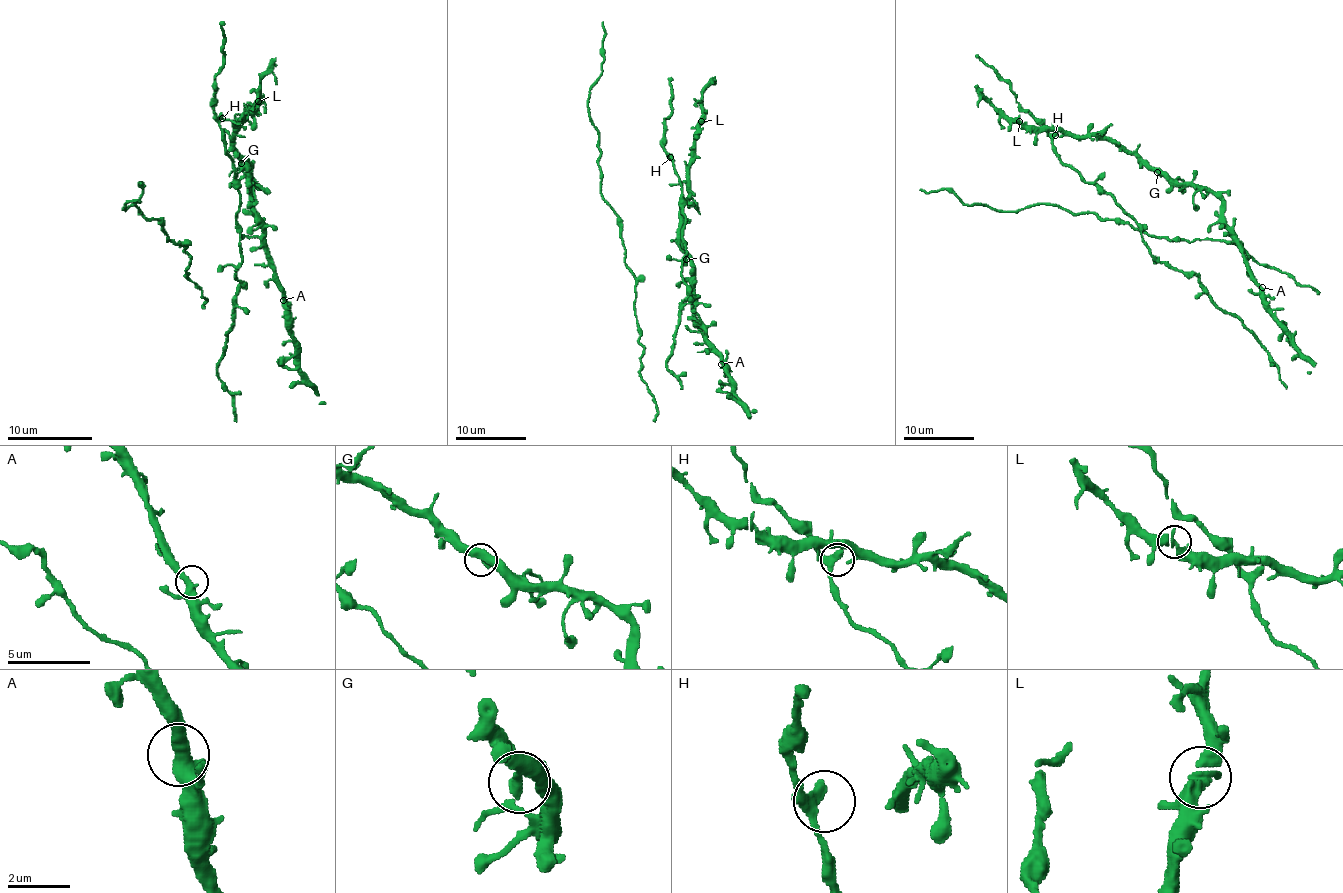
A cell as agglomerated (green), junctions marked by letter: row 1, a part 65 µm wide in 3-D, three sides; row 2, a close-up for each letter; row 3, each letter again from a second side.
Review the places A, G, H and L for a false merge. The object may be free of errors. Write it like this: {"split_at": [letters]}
{"split_at": []}

